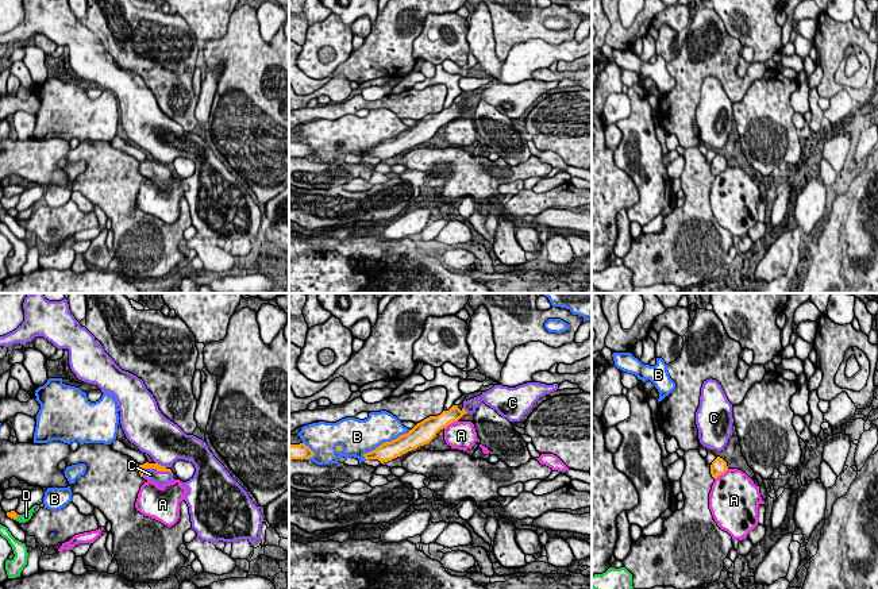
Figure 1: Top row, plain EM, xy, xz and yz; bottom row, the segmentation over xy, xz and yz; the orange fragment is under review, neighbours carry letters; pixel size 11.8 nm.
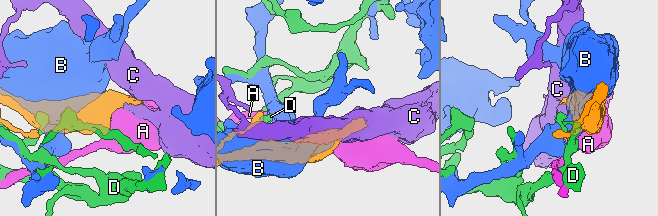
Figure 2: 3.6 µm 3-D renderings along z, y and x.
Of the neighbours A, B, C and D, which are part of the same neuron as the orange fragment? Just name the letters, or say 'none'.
C

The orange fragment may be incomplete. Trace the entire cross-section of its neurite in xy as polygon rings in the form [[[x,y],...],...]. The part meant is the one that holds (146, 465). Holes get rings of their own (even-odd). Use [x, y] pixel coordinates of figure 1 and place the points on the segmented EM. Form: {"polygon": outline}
{"polygon": [[[28,293],[23,303],[24,322],[12,332],[0,336],[0,346],[8,347],[15,343],[26,344],[35,336],[43,336],[57,349],[69,350],[69,365],[76,377],[84,382],[97,385],[101,392],[111,393],[120,411],[120,424],[127,439],[142,453],[153,458],[153,463],[139,465],[139,474],[159,488],[173,482],[170,467],[177,459],[185,459],[195,465],[195,476],[181,485],[188,489],[184,496],[189,507],[192,528],[197,538],[216,543],[238,542],[247,539],[253,546],[261,539],[263,515],[247,492],[230,476],[224,466],[213,457],[205,442],[186,435],[177,424],[166,419],[158,409],[153,394],[146,389],[143,381],[136,376],[122,370],[104,351],[95,336],[70,313],[68,300],[49,301],[43,293]]]}

